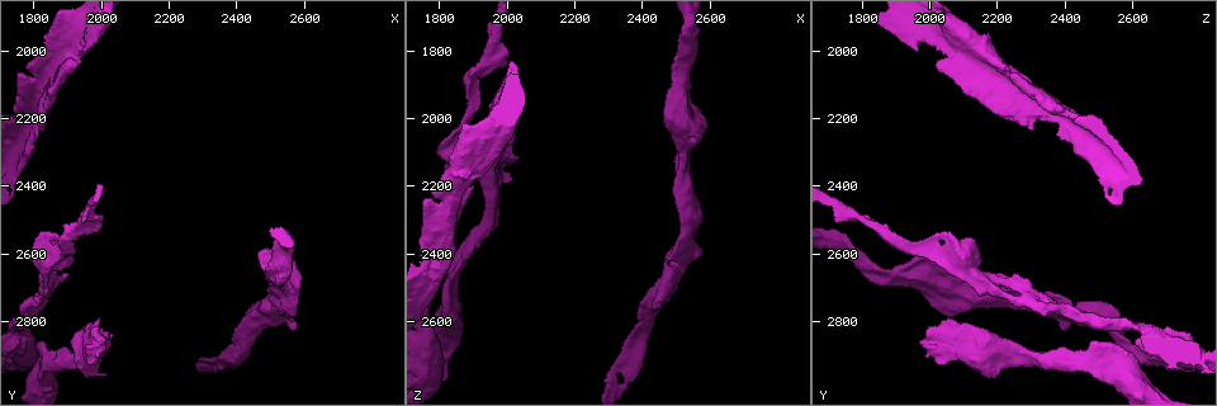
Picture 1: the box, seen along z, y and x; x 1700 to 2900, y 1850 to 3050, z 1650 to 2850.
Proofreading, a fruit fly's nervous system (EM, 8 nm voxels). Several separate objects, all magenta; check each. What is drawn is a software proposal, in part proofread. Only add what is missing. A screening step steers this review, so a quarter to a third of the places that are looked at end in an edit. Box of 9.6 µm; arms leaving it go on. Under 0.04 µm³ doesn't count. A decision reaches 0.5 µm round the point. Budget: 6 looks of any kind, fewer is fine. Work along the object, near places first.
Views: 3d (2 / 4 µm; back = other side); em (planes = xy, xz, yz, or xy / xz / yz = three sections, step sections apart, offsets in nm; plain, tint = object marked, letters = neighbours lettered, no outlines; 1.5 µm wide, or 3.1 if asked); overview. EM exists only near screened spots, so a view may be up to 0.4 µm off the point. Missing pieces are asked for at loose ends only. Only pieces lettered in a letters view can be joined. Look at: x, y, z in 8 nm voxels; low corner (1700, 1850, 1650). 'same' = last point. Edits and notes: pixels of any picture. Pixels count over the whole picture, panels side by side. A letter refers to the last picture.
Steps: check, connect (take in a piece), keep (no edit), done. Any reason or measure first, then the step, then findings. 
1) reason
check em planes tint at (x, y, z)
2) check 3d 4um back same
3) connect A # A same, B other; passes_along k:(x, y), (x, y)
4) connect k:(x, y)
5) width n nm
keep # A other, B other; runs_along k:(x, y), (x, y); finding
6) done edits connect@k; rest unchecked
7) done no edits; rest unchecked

check 3d 4um at (2300, 2920, 2770)

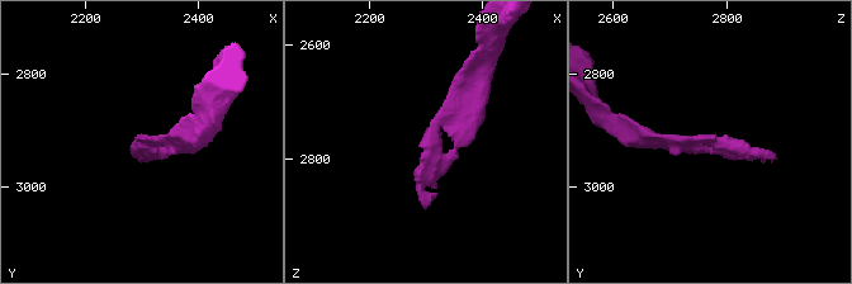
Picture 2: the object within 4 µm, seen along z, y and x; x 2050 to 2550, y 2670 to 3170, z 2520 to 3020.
now the EM
check em planes letters at (2295, 2905, 2765)

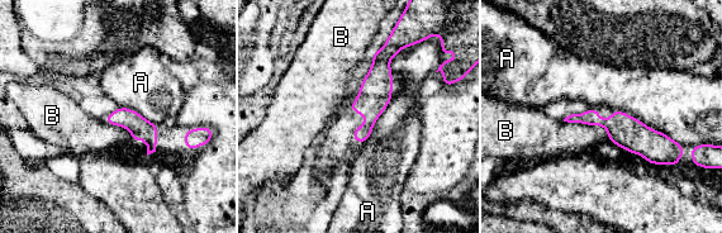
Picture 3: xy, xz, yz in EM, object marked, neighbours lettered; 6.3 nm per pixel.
keep # A other, B other; border 3:(428, 38), (404, 46), (392, 72); none of them fits

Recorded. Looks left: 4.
branch stops here
check 3d 2um at (1870, 2550, 2000)

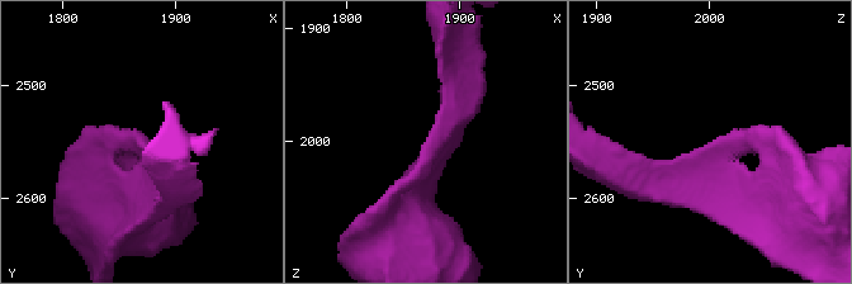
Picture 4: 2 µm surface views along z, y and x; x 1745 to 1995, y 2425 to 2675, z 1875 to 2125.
arm_widths 220, 220 nm
check em planes letters at (1872, 2548, 2000)

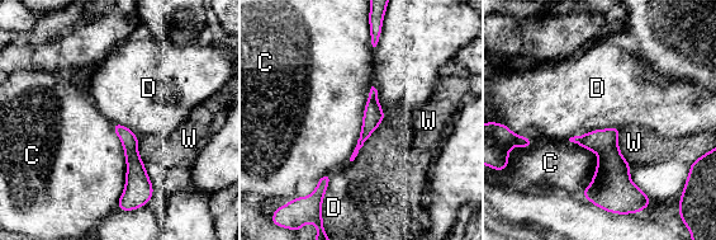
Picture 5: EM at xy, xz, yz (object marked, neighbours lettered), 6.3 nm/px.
keep # C other, D other, W other; border 5:(621, 127), (594, 128), (568, 139); none of them fits

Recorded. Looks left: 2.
free end
check 3d 4um at (2000, 2500, 1810)

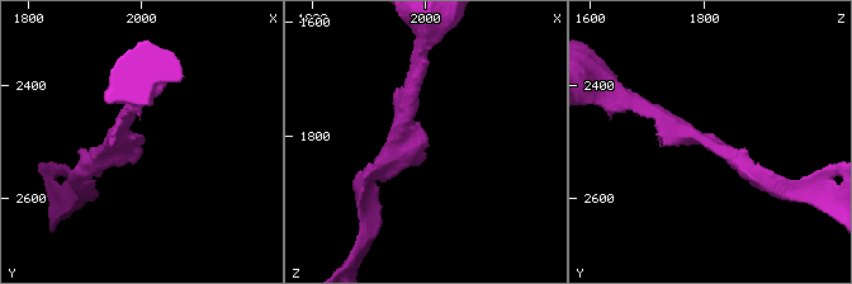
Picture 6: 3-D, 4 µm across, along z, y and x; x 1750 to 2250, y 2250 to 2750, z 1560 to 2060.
check em planes letters at (2005, 2505, 1810)

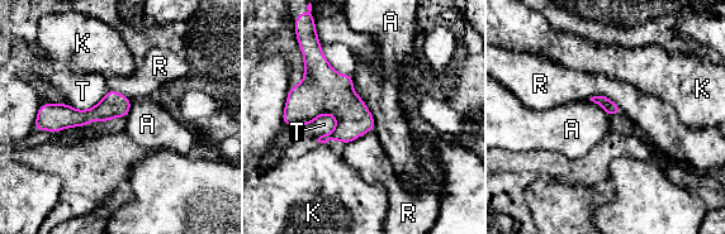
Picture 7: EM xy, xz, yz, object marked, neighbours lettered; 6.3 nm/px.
keep # A other, K other, R other, T other; runs_along 7:(127, 103), (55, 124); no lettered piece goes on from it

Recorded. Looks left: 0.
done no edits; rest unchecked

